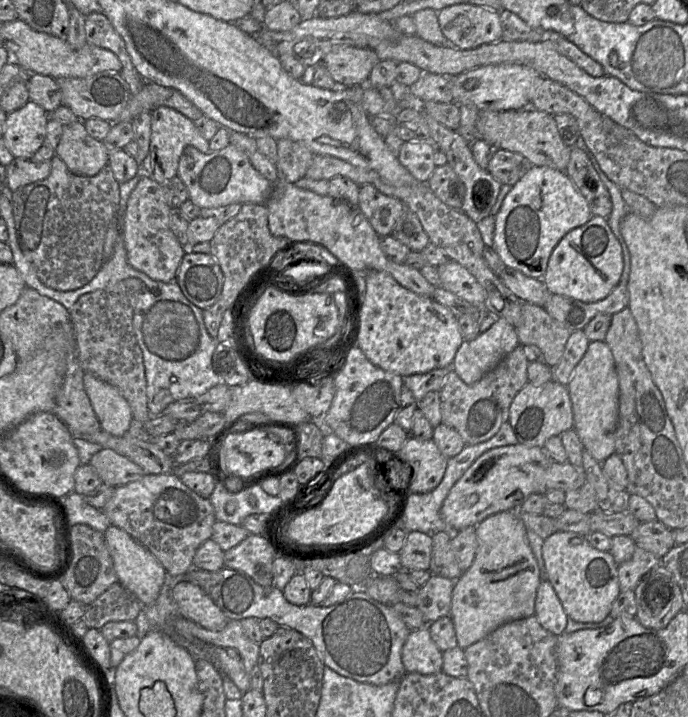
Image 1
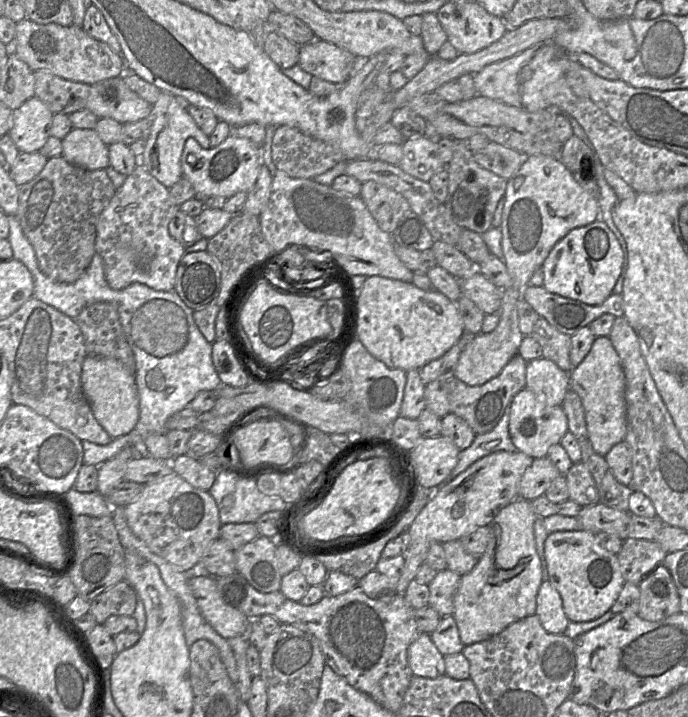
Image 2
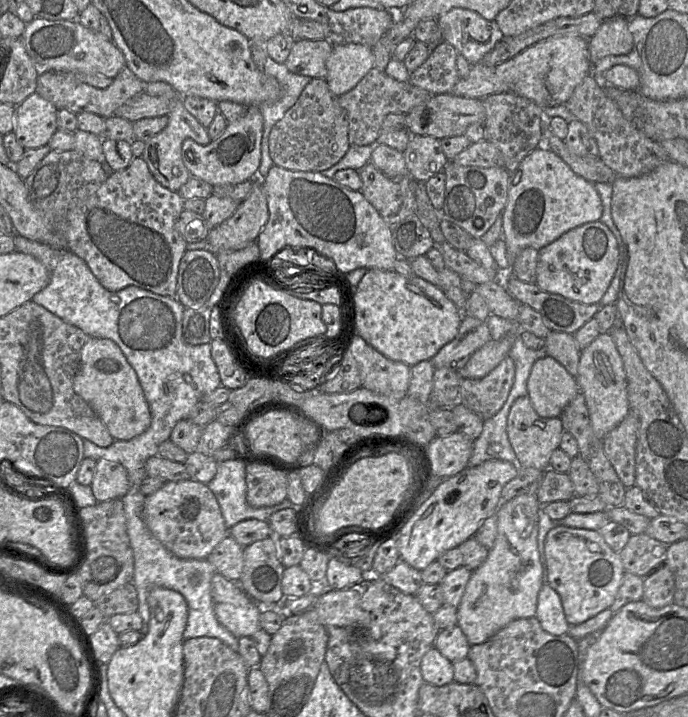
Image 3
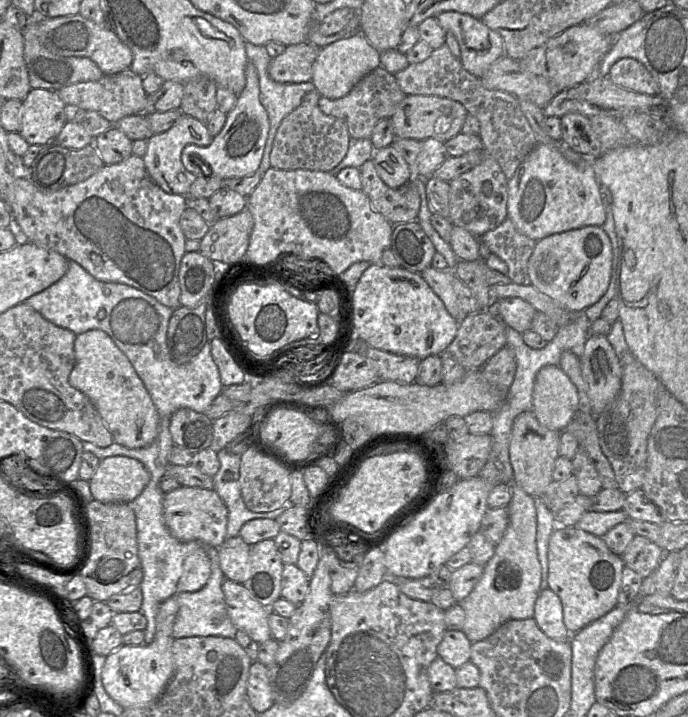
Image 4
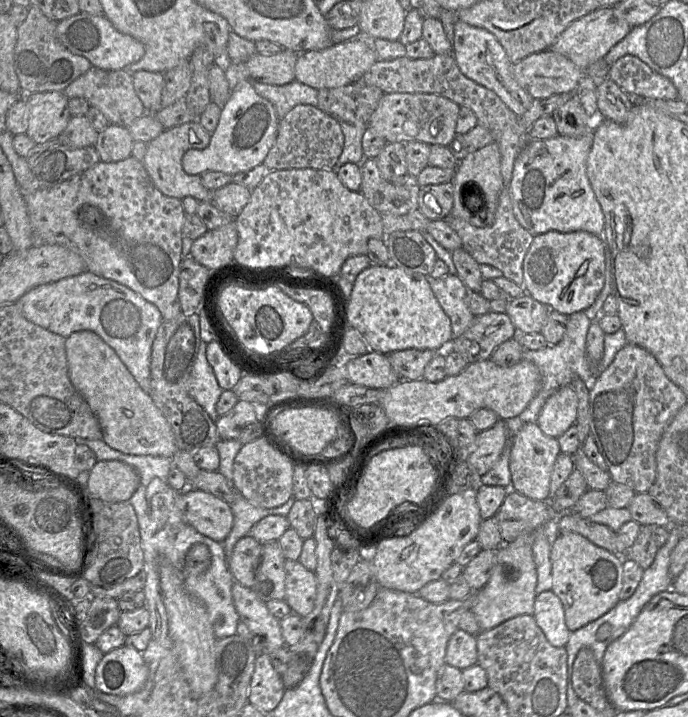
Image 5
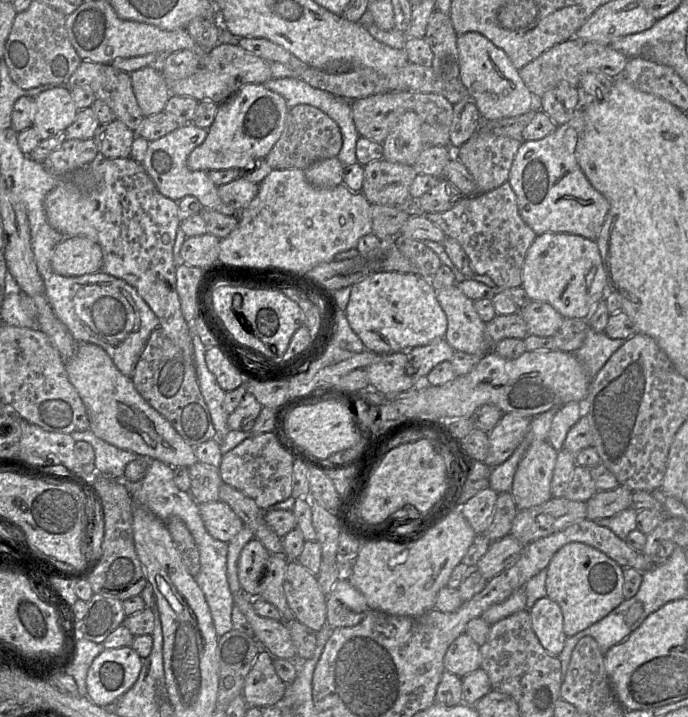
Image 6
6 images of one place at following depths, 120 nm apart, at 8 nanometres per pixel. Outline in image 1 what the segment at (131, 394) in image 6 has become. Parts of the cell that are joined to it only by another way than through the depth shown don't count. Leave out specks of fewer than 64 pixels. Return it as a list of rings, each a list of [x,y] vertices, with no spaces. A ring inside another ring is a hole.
[[[84,372],[83,384],[101,429],[116,437],[125,435],[132,413],[120,391],[90,372]]]

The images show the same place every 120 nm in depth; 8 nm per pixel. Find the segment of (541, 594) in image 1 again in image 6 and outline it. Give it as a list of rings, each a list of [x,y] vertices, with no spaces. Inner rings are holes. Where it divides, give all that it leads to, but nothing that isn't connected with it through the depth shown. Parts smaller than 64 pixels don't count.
[[[545,596],[529,609],[532,629],[543,648],[559,656],[567,636],[563,631],[563,613],[557,602]]]

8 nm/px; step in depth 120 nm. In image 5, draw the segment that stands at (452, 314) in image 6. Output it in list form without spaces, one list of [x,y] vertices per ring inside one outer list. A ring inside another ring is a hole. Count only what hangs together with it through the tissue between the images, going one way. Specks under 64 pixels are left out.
[[[457,275],[429,278],[431,289],[440,306],[451,320],[453,339],[462,335],[474,319],[467,304],[469,289]]]

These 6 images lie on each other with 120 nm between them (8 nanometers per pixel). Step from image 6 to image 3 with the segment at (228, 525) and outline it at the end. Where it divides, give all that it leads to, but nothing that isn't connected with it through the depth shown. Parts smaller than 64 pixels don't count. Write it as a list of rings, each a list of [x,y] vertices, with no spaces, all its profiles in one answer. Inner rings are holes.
[[[191,479],[165,482],[154,494],[146,496],[143,520],[153,536],[181,559],[206,559],[229,534],[215,495],[207,484]]]

